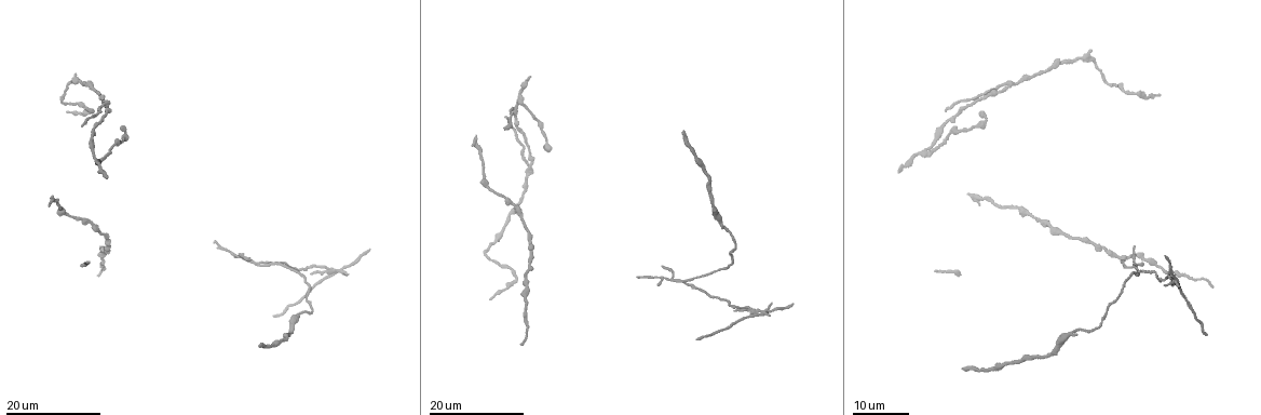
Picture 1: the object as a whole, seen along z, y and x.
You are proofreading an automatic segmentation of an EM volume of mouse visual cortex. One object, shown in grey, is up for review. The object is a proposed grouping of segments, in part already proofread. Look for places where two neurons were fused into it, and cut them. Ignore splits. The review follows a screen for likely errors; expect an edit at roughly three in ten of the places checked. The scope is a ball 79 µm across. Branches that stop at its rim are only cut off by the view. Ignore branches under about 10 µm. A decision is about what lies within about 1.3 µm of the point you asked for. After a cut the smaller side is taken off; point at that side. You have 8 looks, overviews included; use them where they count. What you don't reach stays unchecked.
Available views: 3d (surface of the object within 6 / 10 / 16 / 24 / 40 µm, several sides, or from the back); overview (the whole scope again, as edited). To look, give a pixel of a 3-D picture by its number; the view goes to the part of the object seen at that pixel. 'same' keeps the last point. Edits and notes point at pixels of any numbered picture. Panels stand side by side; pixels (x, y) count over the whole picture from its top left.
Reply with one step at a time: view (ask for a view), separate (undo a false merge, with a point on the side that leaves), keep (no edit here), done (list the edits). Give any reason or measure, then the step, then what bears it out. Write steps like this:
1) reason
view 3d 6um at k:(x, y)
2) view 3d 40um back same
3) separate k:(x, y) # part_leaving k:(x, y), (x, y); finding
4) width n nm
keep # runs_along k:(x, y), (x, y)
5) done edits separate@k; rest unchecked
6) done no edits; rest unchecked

branch point
view 3d 24um at 1:(106, 103)

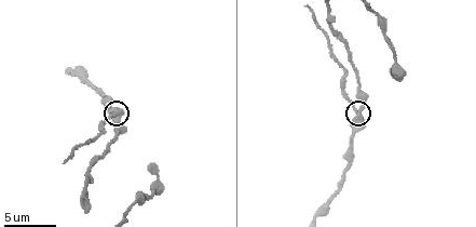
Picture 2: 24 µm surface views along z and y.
view 3d 10um at 2:(114, 112)

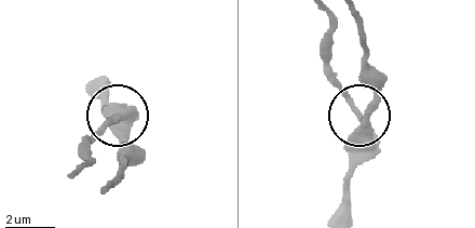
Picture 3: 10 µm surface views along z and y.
separate 3:(355, 110) # part_leaving 3:(127, 115), (84, 145), (90, 158), (78, 170); two neurons meet here

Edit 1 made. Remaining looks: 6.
sudden change in width
view 3d 24um at 1:(515, 280)

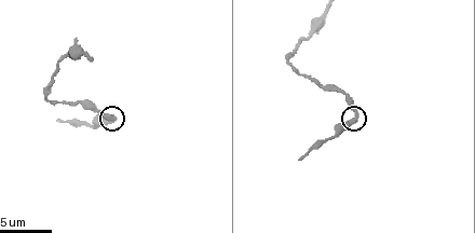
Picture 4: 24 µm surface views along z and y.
view 3d 6um at 4:(351, 122)

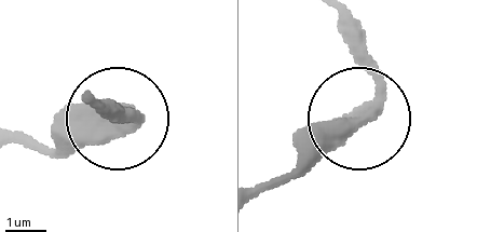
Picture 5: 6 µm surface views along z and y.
keep # runs_along 5:(92, 105), (133, 118), (95, 118), (37, 149); continuous, no second neuron

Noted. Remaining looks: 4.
view 3d 24um at 1:(1056, 232)

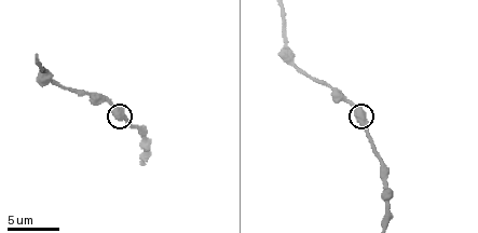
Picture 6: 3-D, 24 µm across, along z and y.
view 3d 10um at 6:(365, 118)

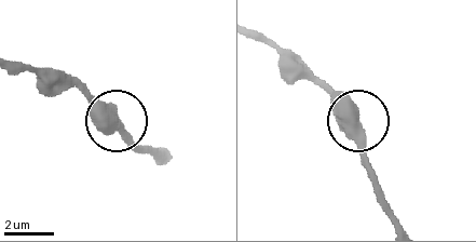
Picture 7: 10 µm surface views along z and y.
keep # all the same neuron

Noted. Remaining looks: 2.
thick turns thin
view 3d 16um at 1:(1071, 335)

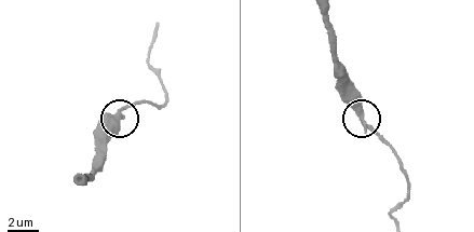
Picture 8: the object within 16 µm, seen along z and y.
view 3d 10um at 8:(117, 112)

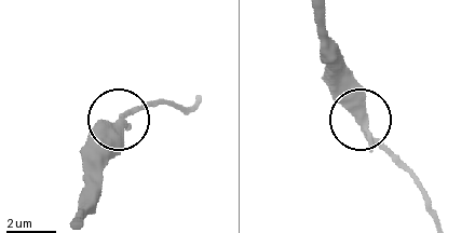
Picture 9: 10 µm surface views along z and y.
separate 9:(147, 108) # part_leaving 9:(120, 119), (161, 103), (197, 103); two neurons meet here

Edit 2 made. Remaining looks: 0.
done edits separate@3, separate@9; rest unchecked

